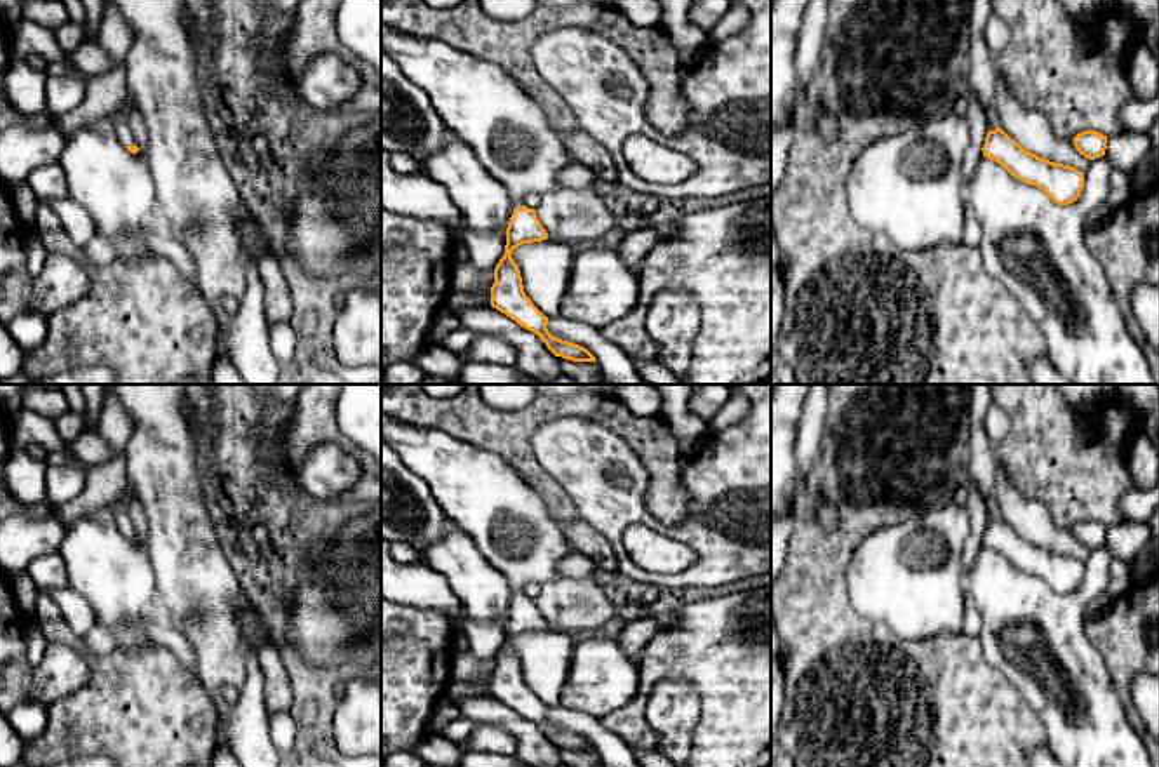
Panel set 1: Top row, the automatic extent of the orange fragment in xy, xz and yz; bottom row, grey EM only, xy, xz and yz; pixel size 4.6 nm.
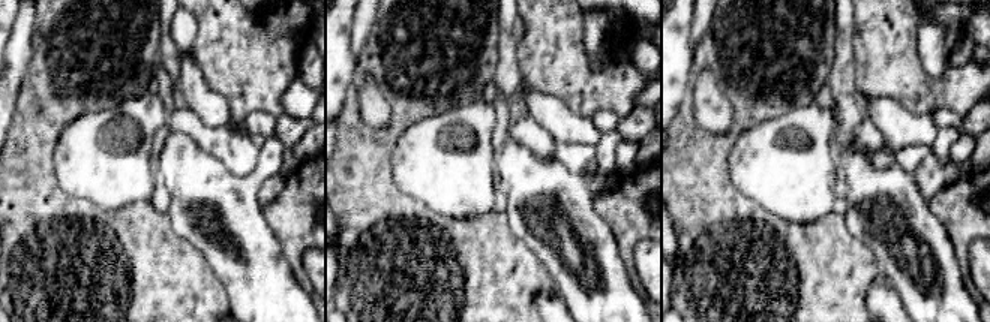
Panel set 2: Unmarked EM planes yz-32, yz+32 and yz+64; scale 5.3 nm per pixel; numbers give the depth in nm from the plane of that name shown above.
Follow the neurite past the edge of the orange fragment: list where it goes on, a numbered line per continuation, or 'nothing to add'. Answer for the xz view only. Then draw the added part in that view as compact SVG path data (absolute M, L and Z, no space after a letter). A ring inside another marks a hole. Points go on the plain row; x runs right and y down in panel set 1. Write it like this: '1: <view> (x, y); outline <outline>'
1: xz (507, 519); outline M383 410L381 442L388 444L404 464L428 484L449 520L468 534L484 558L508 579L513 598L524 595L526 583L543 584L560 579L557 565L574 550L539 492L503 457L439 428L402 423Z

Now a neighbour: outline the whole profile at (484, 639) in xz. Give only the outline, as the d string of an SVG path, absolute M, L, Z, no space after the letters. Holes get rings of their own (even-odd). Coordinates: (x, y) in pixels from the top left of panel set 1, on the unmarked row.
M461 607L463 633L470 650L482 661L496 657L505 644L506 619L475 621Z

